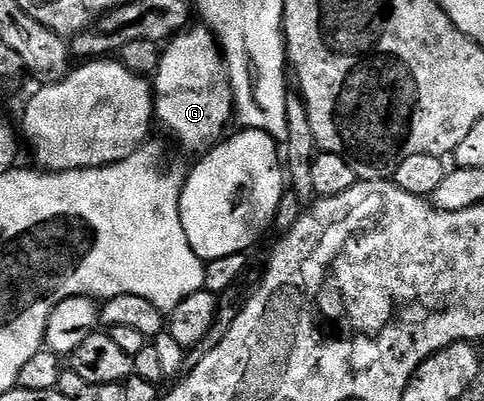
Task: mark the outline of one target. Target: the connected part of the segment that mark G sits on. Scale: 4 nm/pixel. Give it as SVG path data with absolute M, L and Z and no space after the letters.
M200 27L176 33L160 53L155 71L155 120L183 147L204 149L210 142L222 139L229 119L234 119L235 109L233 87L229 84L217 37L208 27Z

